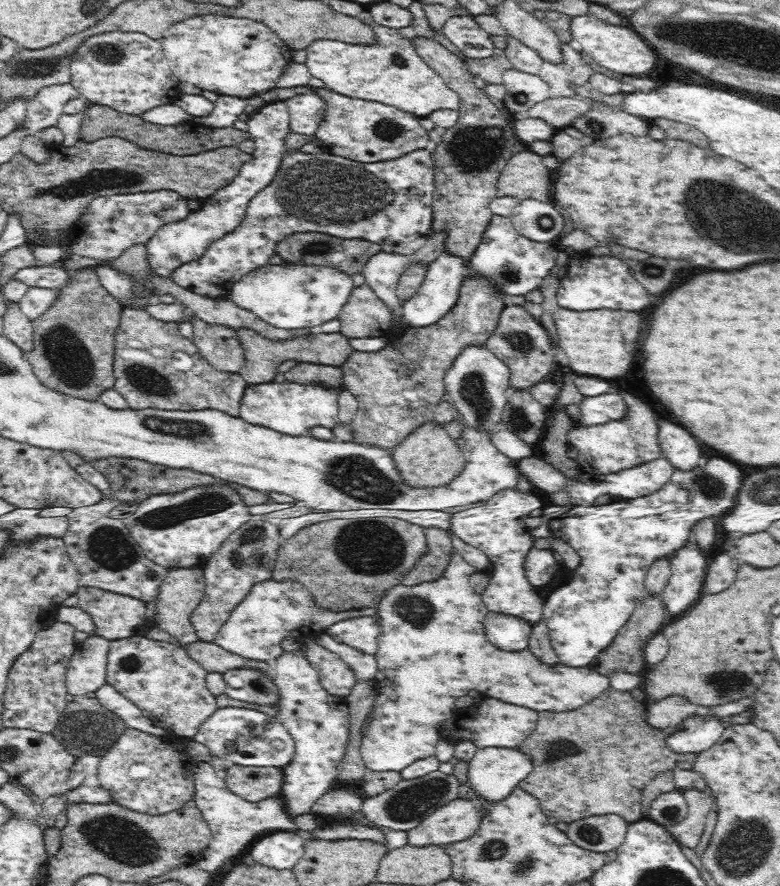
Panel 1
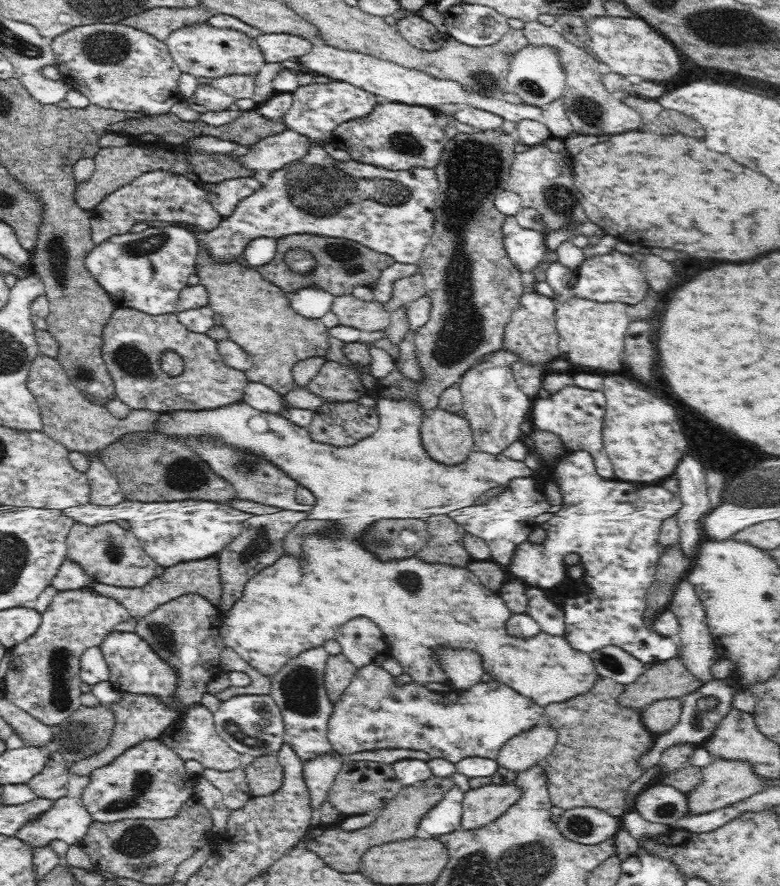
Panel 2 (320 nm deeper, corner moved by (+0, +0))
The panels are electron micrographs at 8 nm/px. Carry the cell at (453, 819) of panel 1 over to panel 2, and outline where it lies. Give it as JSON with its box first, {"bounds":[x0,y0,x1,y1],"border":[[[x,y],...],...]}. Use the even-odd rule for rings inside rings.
{"bounds":[461,781,521,830],"border":[[[516,781],[471,789],[464,793],[461,829],[474,830],[496,821],[521,798]]]}

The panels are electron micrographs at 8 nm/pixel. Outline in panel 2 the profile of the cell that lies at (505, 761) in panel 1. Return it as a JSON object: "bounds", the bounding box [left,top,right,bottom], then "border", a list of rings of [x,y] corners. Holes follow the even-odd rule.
{"bounds":[497,719,557,772],"border":[[[545,719],[528,731],[516,734],[500,750],[497,764],[508,770],[522,772],[546,759],[556,746],[557,729]]]}

